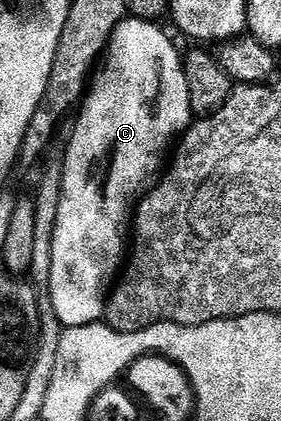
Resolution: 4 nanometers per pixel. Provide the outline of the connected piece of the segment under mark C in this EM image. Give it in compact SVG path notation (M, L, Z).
M134 16L119 26L117 36L109 43L111 60L107 66L111 70L101 71L99 78L103 82L90 87L82 107L83 114L65 151L63 195L53 232L51 272L53 307L64 328L72 324L92 326L106 315L108 297L129 254L133 215L153 179L164 169L163 153L167 145L186 134L193 122L183 58L161 27Z

